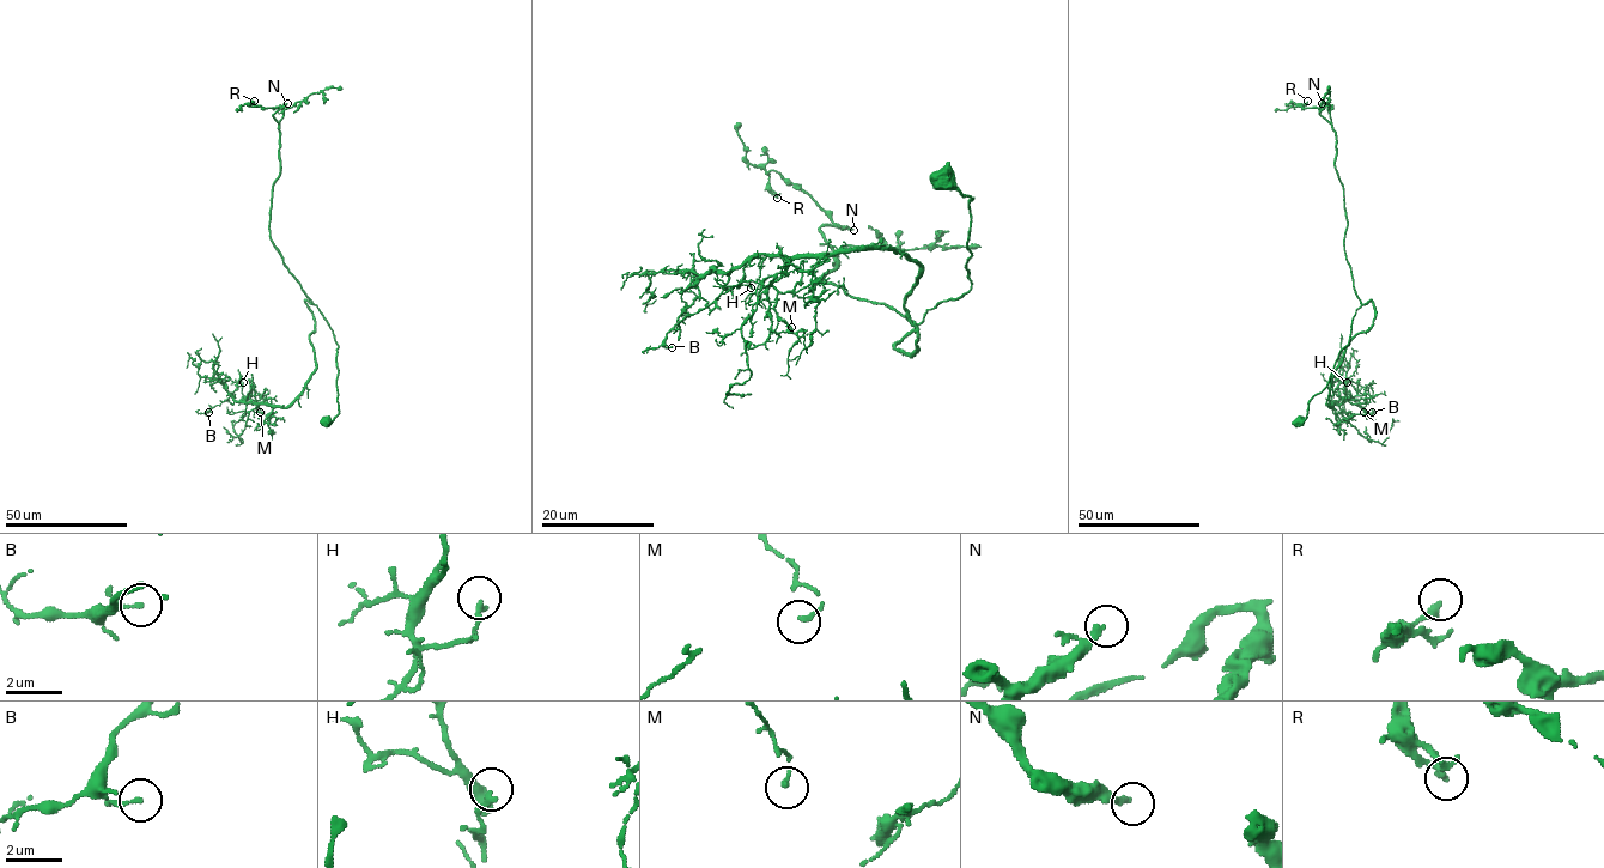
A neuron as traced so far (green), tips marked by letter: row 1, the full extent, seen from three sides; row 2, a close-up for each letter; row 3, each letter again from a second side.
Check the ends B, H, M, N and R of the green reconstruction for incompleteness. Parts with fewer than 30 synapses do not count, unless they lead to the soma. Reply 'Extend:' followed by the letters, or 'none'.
Extend: N

